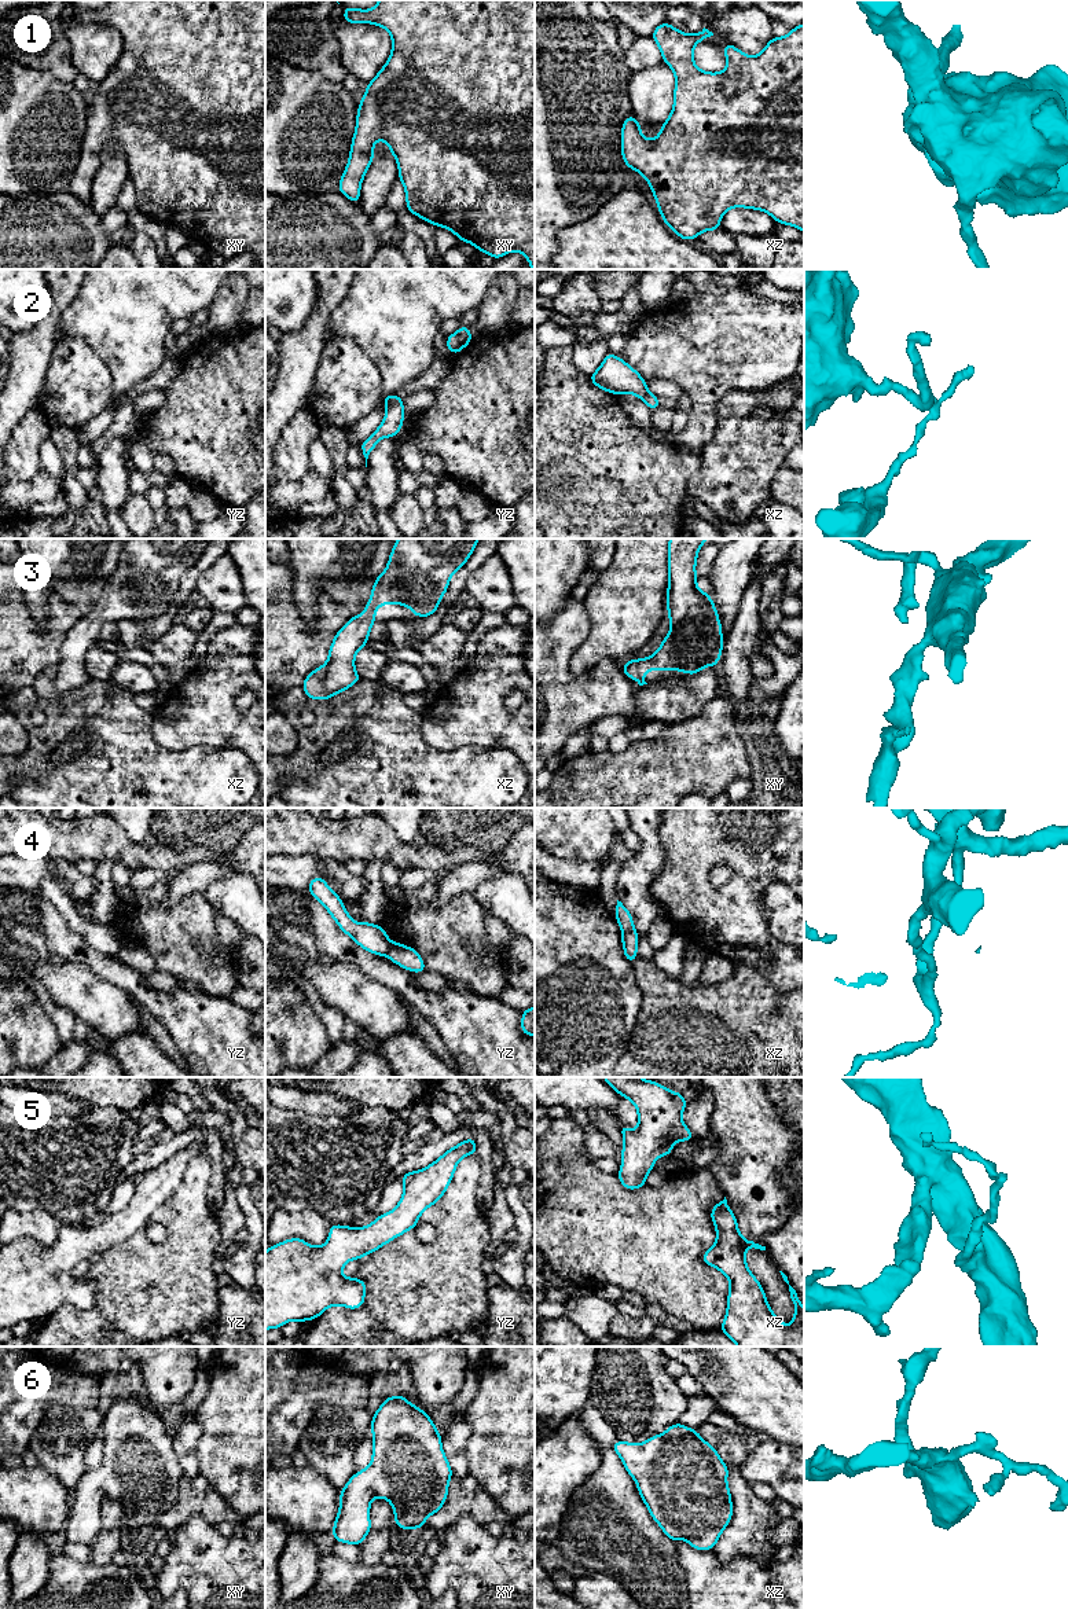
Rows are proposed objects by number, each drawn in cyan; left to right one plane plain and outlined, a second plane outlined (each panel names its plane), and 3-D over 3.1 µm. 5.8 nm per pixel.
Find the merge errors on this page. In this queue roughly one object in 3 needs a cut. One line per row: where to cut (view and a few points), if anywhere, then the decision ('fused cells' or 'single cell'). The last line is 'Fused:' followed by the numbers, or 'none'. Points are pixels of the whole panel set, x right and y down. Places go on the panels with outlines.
1: no cut; single cell
2: cut in yz along (399, 397), (389, 407); fused cells
3: no cut; single cell
4: cut in yz along (392, 943), (385, 954); fused cells
5: no cut; single cell
6: no cut; single cell
Fused: 2, 4

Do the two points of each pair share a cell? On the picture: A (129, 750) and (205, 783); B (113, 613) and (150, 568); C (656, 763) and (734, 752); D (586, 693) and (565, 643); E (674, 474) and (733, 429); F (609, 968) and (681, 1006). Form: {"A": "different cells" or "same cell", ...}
{"A": "same cell", "B": "same cell", "C": "same cell", "D": "same cell", "E": "different cells", "F": "different cells"}

